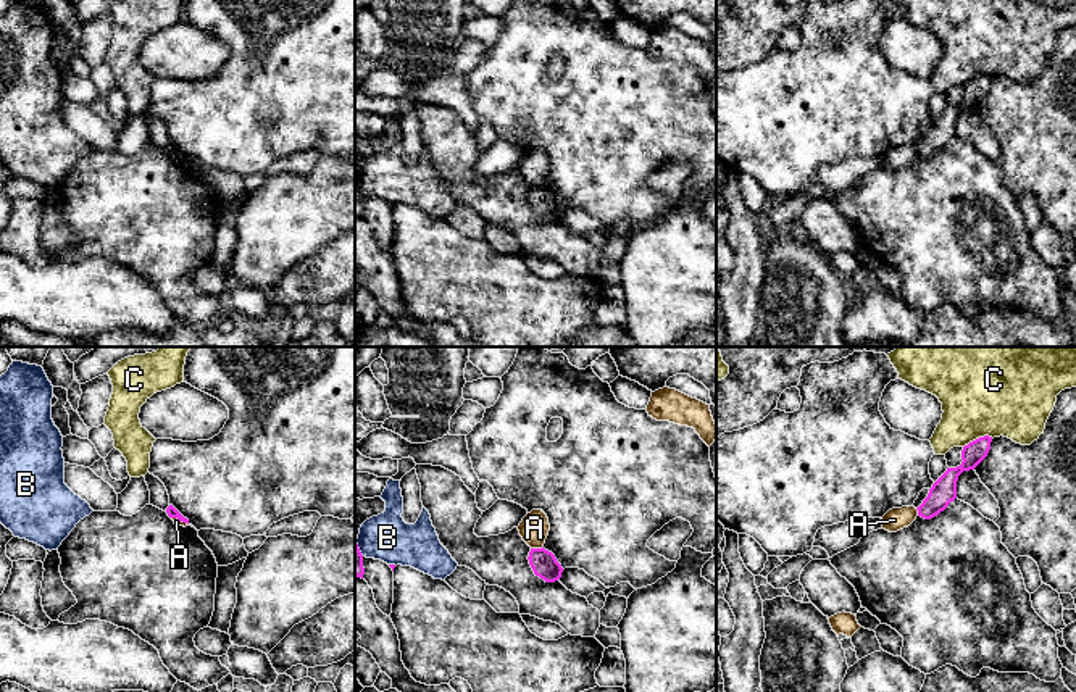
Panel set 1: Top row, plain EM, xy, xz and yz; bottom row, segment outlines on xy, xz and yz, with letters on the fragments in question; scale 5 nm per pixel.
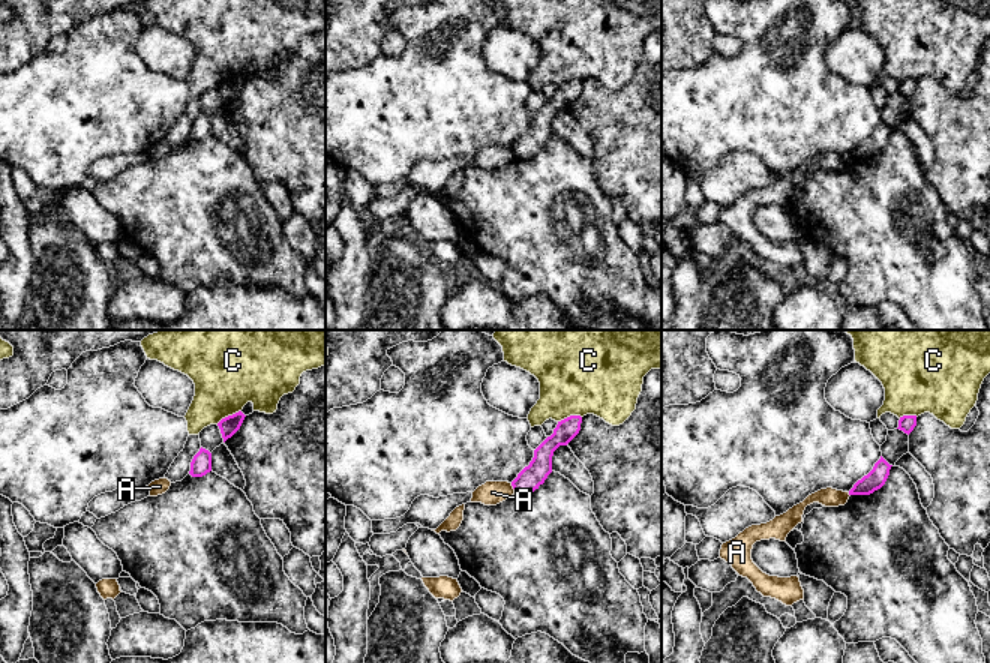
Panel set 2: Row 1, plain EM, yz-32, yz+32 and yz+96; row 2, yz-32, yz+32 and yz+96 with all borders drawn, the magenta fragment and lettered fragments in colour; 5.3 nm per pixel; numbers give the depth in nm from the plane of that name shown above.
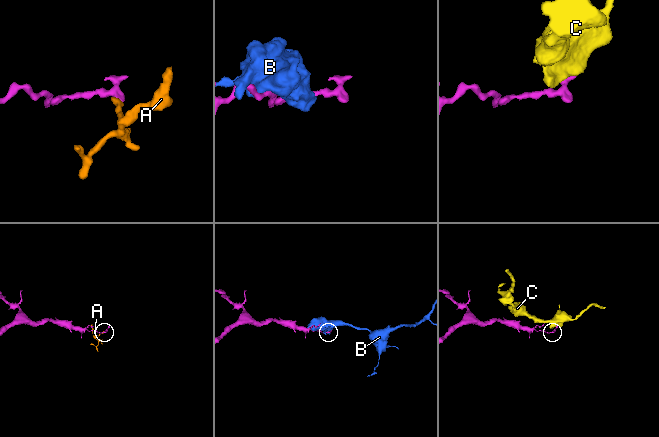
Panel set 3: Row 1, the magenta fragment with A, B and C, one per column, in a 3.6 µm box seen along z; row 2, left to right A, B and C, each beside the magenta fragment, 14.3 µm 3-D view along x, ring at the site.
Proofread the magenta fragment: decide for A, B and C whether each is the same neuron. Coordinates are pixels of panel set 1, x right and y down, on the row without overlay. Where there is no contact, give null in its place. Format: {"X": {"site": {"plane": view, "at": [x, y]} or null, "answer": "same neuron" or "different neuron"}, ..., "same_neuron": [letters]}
{"A": {"site": {"plane": "xz", "at": [536, 187]}, "answer": "different neuron"}, "B": {"site": {"plane": "xz", "at": [358, 187]}, "answer": "different neuron"}, "C": {"site": {"plane": "yz", "at": [980, 76]}, "answer": "different neuron"}, "same_neuron": []}

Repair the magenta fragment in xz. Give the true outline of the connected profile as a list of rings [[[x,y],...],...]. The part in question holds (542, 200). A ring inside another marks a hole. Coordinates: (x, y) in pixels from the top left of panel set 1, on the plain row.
[[[544,186],[531,187],[528,198],[534,213],[545,221],[555,221],[561,216],[561,203],[557,200],[555,194]]]

